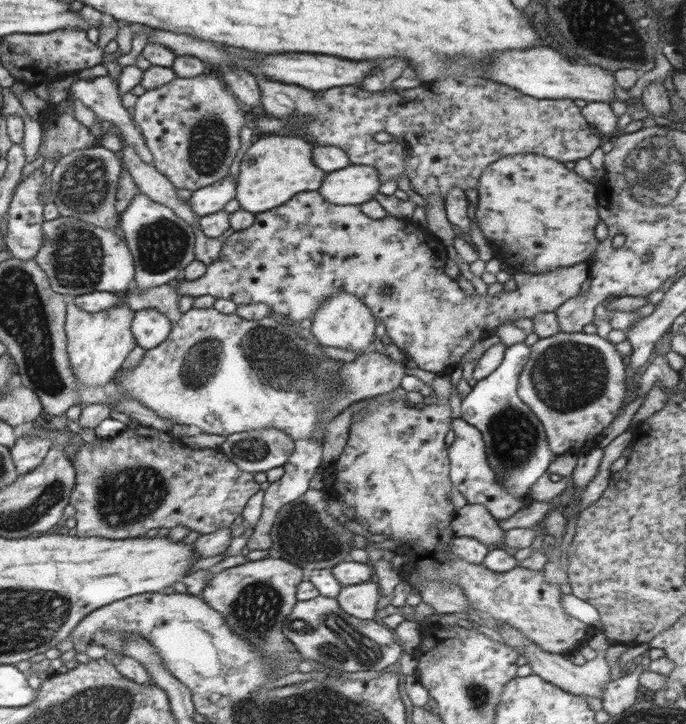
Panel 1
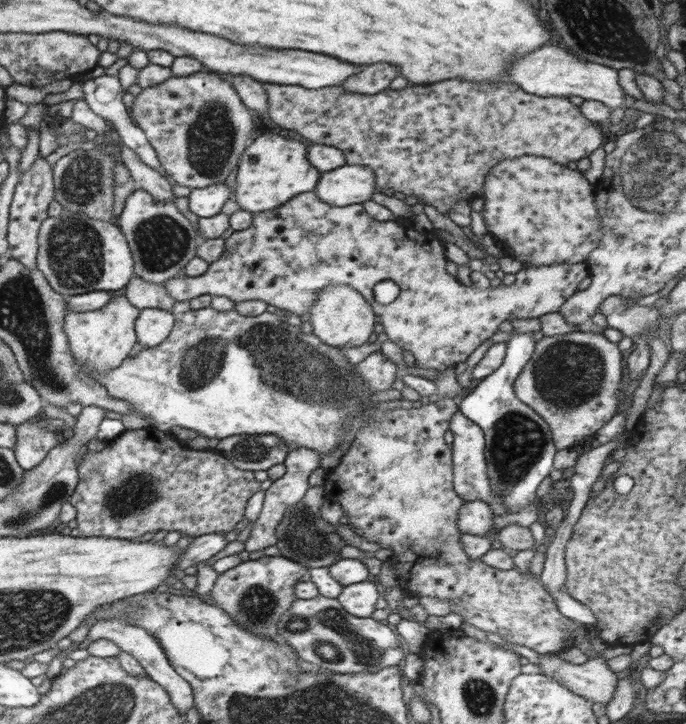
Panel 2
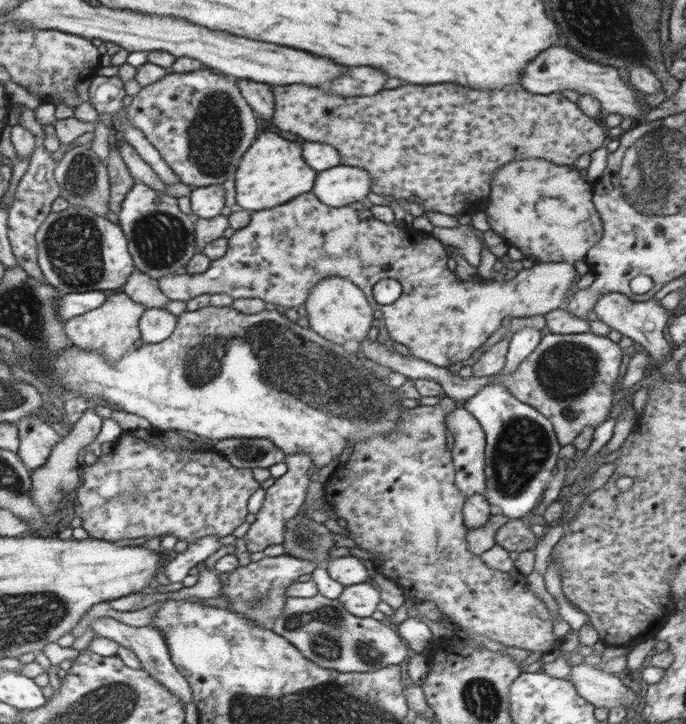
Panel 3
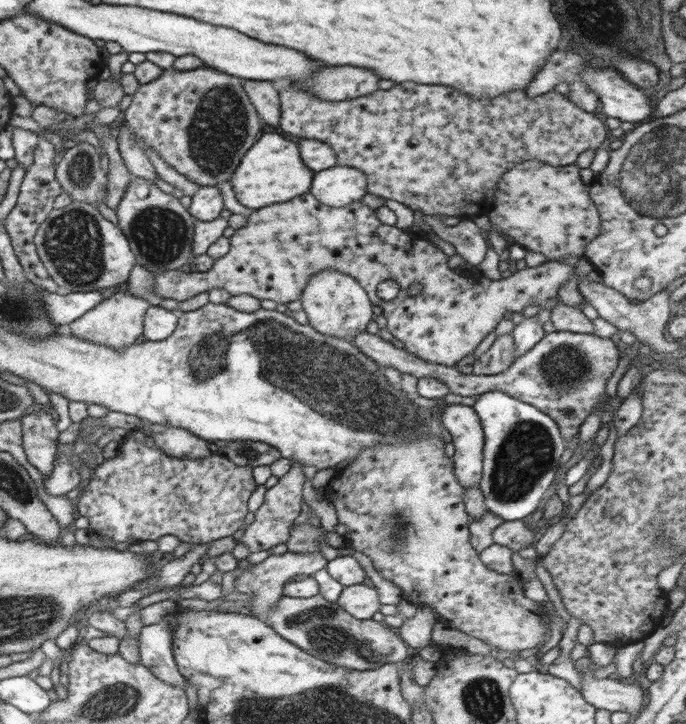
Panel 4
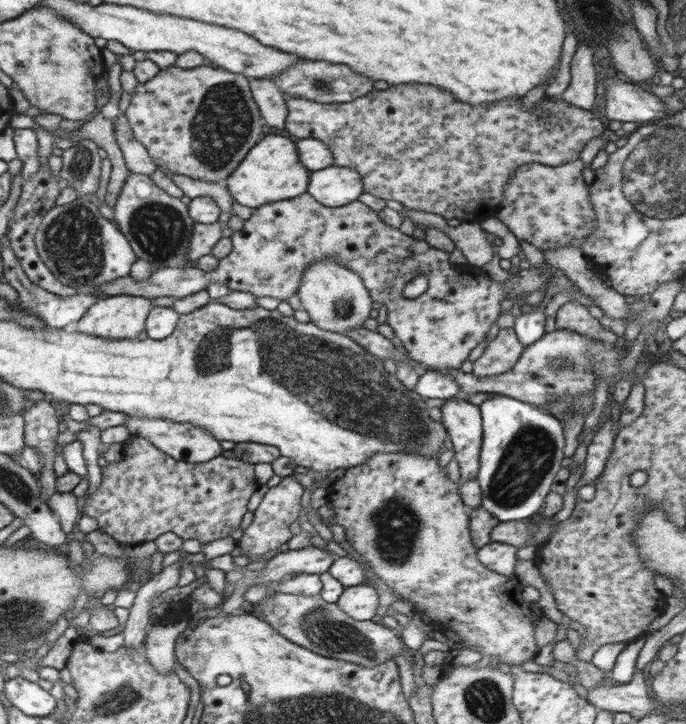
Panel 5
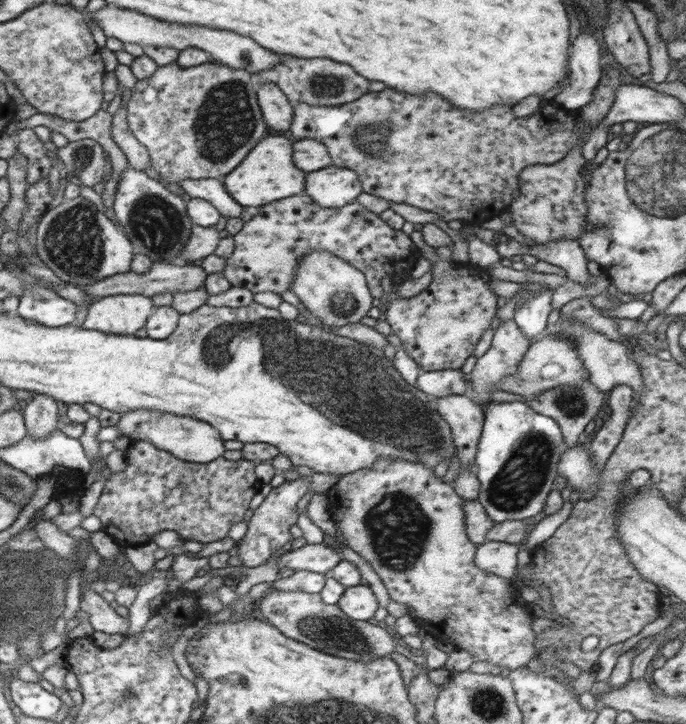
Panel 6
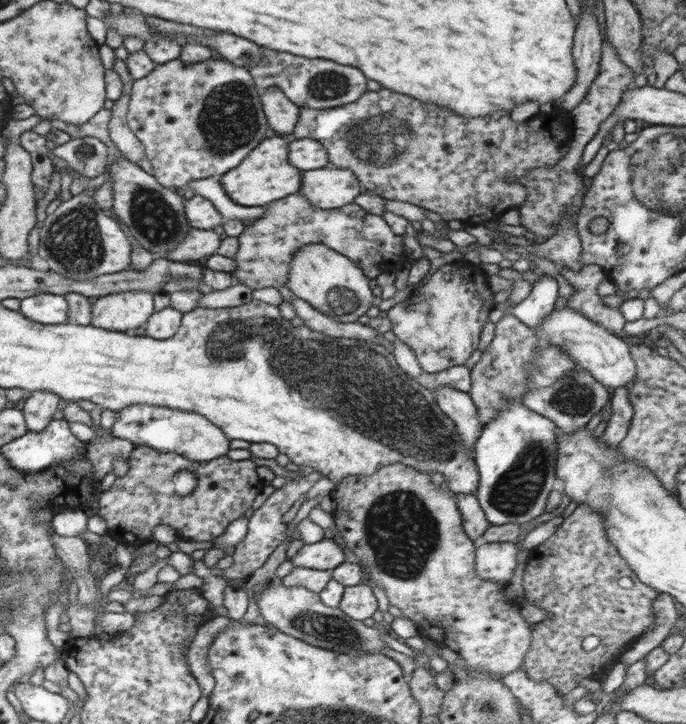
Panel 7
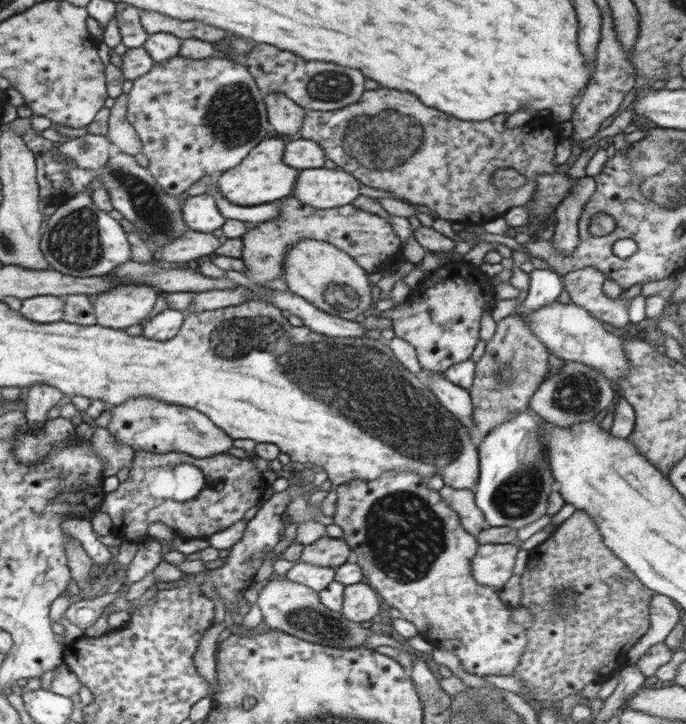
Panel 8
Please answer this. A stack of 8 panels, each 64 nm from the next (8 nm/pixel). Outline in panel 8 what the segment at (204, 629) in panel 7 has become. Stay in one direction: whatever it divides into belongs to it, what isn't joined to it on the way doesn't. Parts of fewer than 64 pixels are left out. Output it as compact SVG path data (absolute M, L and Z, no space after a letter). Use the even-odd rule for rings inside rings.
M217 623L212 624L206 634L202 636L200 644L196 649L196 654L194 654L194 665L196 670L206 682L212 684L212 688L218 685L218 673L216 671L216 660L214 652L217 648L217 642L227 632L226 624Z

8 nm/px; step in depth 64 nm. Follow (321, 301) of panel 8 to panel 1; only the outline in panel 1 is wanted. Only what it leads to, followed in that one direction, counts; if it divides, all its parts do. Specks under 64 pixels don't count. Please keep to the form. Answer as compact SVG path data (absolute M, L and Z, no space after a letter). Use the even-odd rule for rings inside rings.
M338 291L324 300L312 315L312 336L324 346L334 346L354 352L368 352L375 336L374 315L358 297L348 291Z

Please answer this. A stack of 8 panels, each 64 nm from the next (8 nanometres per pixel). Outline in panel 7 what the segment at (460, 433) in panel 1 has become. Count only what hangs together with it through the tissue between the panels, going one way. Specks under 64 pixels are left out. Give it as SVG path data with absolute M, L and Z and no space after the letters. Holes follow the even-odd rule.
M440 385L434 395L436 404L456 425L456 431L460 433L460 443L464 443L466 449L472 451L483 427L478 408L469 393Z

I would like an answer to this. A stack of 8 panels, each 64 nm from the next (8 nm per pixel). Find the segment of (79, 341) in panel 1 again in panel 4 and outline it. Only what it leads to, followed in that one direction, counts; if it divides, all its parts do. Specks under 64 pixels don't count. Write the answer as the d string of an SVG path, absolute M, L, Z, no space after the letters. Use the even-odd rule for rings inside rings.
M115 293L109 298L102 299L100 304L83 314L78 320L69 324L72 334L81 340L104 344L112 349L128 347L136 342L146 330L146 314L151 308L148 299L135 297L130 293Z

